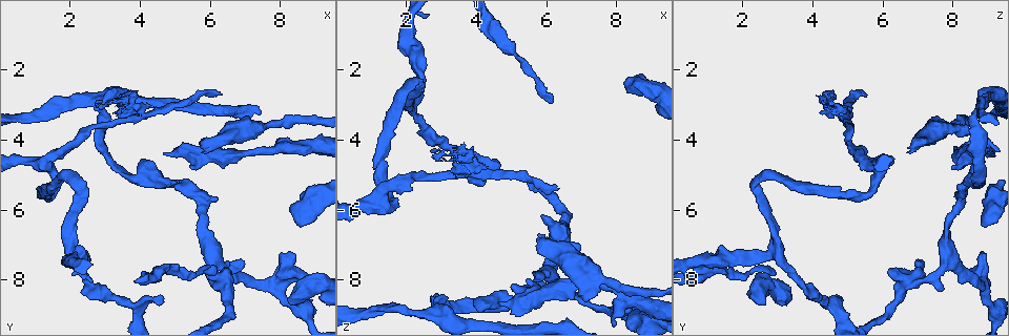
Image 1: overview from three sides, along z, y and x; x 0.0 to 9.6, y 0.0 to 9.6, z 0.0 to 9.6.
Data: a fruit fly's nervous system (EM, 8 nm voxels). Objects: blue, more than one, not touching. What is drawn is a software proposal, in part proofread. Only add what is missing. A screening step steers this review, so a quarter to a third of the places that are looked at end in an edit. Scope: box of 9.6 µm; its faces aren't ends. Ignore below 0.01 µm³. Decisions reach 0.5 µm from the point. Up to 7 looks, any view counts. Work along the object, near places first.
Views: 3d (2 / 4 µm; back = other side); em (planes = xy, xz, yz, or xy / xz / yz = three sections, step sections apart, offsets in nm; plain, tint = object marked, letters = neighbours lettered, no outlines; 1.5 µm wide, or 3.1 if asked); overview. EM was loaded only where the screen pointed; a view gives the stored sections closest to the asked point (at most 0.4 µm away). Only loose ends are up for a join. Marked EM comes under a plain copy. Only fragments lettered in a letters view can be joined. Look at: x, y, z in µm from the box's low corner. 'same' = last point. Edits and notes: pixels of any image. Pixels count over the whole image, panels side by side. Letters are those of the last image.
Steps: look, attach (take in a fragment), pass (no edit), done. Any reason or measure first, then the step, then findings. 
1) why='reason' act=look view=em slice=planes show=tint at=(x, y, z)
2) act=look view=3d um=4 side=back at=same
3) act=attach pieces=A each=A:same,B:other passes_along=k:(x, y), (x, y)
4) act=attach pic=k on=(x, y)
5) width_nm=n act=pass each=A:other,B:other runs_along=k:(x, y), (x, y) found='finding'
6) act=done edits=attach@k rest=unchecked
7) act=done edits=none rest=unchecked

why='branch stops here' act=look view=3d um=4 at=(3.90, 2.65, 4.25)

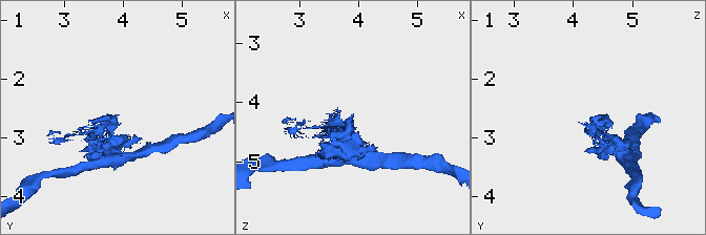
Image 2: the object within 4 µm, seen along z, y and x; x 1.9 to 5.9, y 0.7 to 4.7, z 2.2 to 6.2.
act=look view=em slice=planes show=tint at=(3.90, 2.65, 4.30)

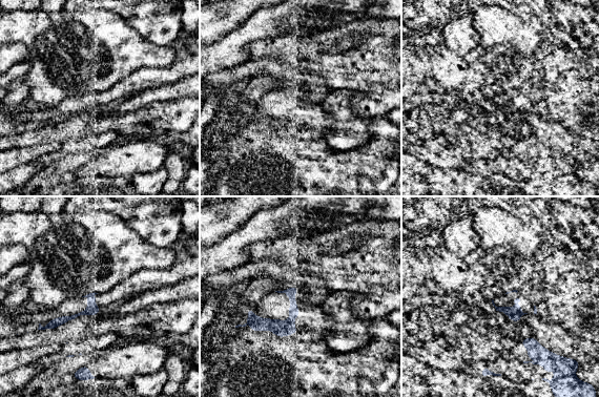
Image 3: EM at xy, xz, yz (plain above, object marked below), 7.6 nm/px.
why='what lies round it' act=look view=em slice=planes show=letters at=same

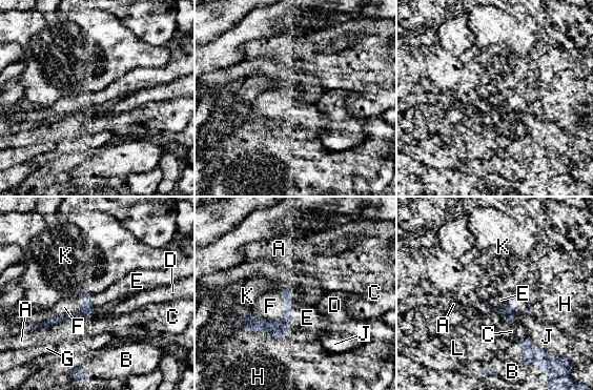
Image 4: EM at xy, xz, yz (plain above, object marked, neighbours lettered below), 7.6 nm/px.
act=pass each=A:other,B:other,C:other,D:other,E:other,F:other,G:other,H:other,J:other,K:other,L:other border=4:(487, 300), (516, 308) found='no lettered fragment goes on from it'

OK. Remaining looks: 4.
why='branch stops here' act=look view=em slice=xy step=8 show=tint at=(6.25, 2.75, 5.45)

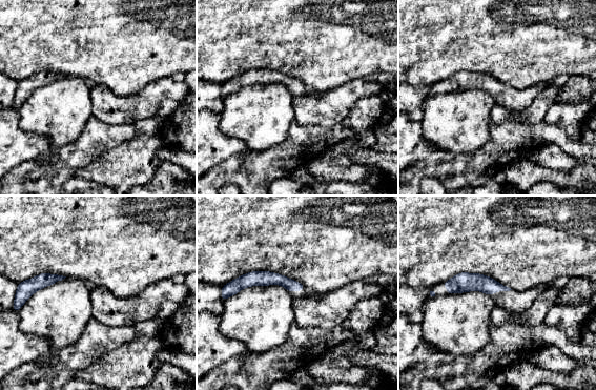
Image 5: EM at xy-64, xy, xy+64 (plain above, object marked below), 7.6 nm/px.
why='see the neighbours' act=look view=em slice=xy step=8 show=letters at=same

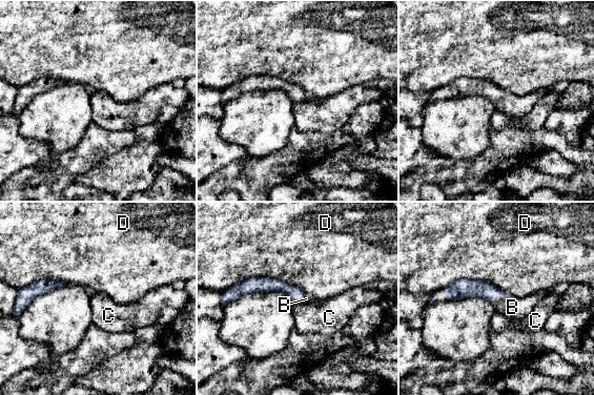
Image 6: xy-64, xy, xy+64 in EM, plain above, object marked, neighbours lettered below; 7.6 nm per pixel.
act=attach pieces=B each=B:same,C:other,D:other found='the neuron continues'

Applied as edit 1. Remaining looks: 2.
why='branch stops here' act=look view=em slice=planes show=tint at=(4.70, 8.50, 4.75)

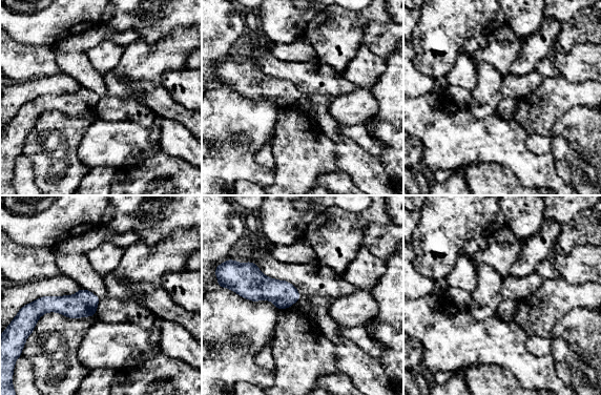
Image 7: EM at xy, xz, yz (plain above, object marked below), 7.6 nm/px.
why='see the neighbours' act=look view=em slice=planes show=letters at=same

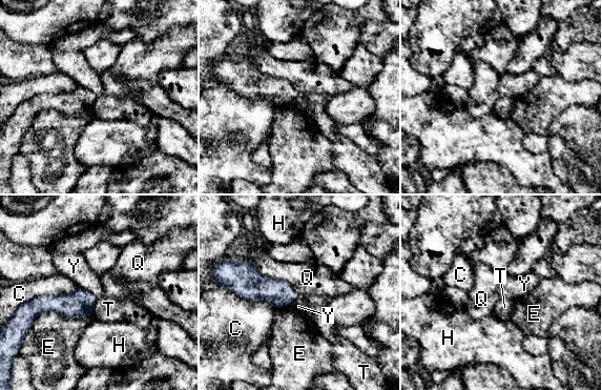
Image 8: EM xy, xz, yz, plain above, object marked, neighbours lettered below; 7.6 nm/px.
act=pass each=C:other,E:other,H:other,Q:other,T:other,Y:other border=8:(77, 287), (88, 290), (97, 298) found='no lettered fragment goes on from it'

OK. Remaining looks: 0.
act=done edits=attach@6 rest=unchecked

